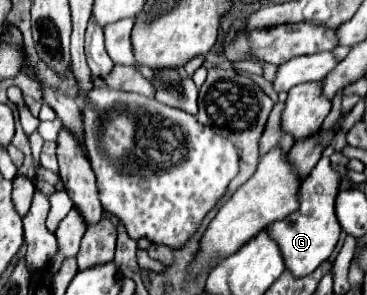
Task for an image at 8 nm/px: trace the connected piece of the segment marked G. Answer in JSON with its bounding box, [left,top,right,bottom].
[268,156,342,278]

